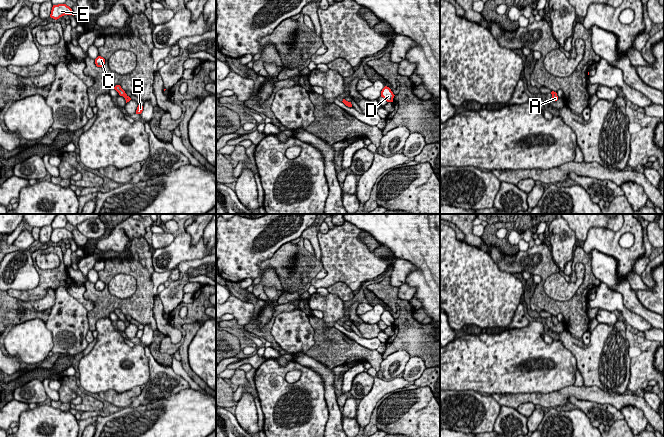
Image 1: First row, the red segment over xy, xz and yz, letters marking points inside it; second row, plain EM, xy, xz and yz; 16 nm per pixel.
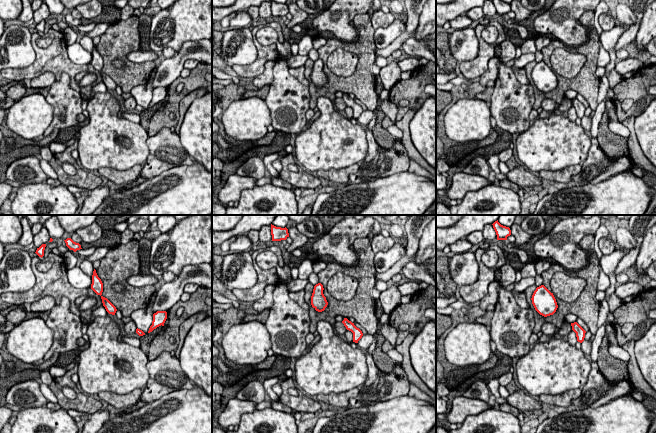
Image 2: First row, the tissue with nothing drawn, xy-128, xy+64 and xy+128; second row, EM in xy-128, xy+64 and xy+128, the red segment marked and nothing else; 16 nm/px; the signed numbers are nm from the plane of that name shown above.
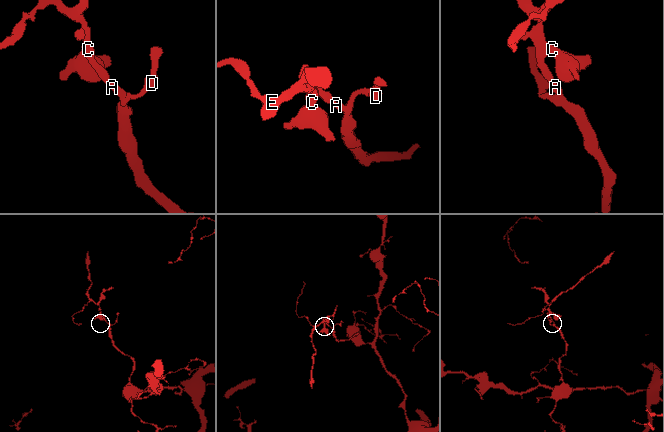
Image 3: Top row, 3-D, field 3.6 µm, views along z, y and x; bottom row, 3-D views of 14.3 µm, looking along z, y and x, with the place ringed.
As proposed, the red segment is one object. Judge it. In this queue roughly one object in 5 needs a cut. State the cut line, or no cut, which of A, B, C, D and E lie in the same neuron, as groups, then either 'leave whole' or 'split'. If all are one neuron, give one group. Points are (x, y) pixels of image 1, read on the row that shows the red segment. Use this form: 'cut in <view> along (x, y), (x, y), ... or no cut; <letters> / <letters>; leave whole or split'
no cut; A B C D E; leave whole

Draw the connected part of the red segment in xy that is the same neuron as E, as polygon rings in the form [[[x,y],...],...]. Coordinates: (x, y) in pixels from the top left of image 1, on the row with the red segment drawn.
[[[66,4],[53,5],[50,17],[57,20],[64,15],[73,15],[72,9]]]

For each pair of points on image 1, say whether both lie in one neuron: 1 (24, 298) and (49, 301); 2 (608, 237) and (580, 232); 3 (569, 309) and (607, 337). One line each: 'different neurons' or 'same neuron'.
1: different neurons
2: different neurons
3: different neurons

